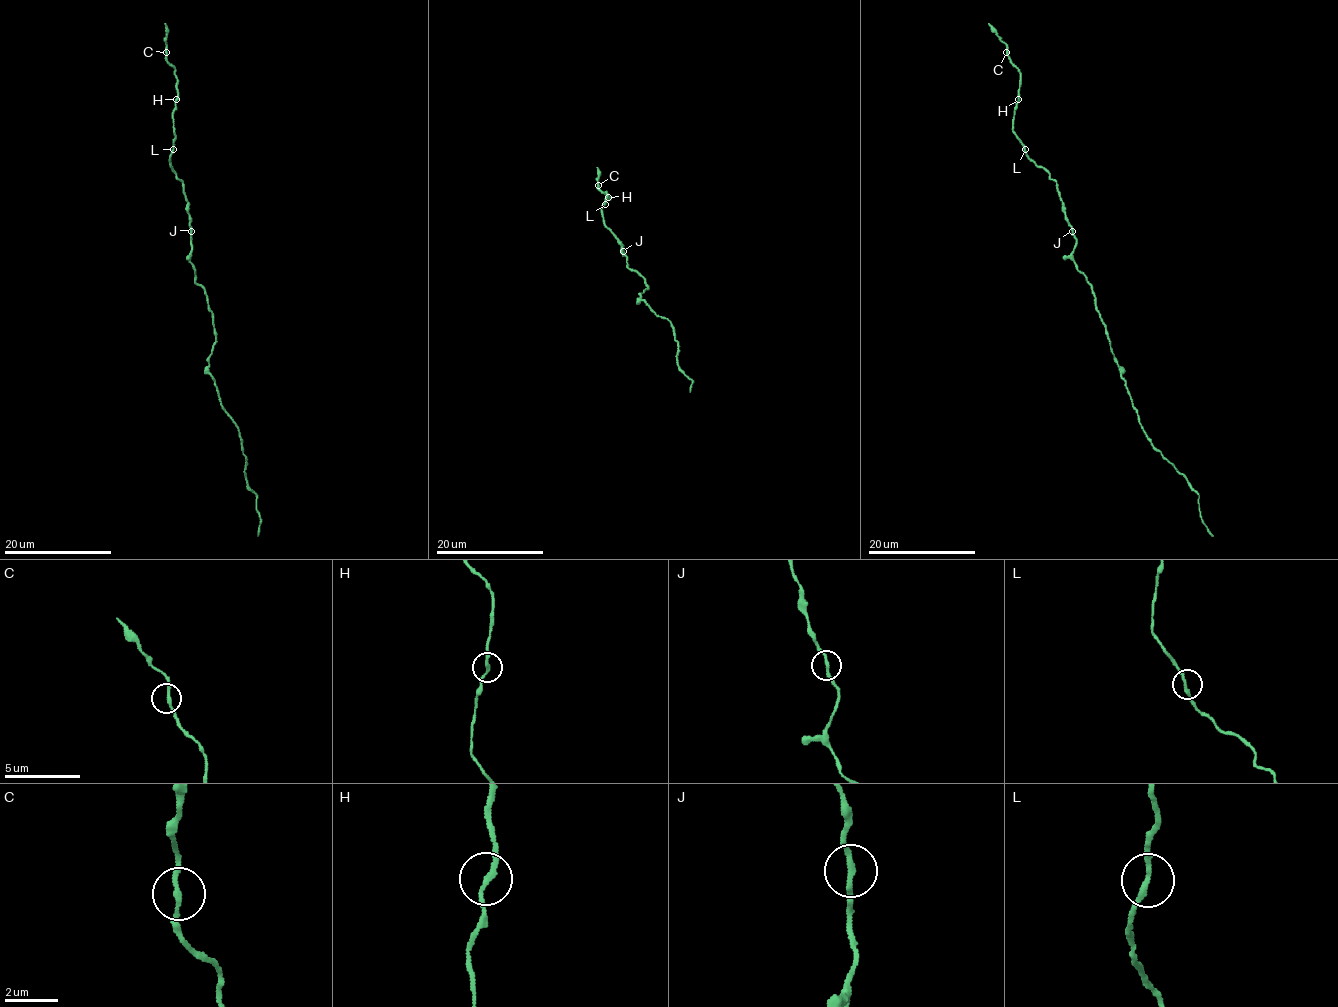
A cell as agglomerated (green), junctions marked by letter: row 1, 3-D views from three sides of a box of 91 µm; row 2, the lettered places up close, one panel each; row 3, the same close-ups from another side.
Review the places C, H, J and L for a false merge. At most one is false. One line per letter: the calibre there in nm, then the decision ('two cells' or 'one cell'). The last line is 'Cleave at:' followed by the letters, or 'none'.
C: 200 nm | one cell
H: 200 nm | one cell
J: 200 nm | one cell
L: 200 nm | one cell
Cleave at: none

